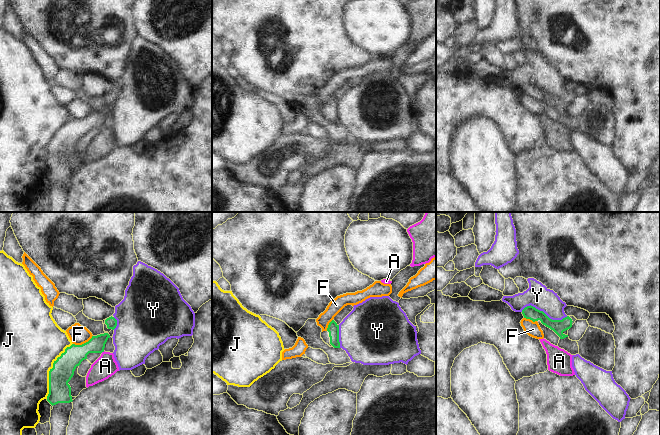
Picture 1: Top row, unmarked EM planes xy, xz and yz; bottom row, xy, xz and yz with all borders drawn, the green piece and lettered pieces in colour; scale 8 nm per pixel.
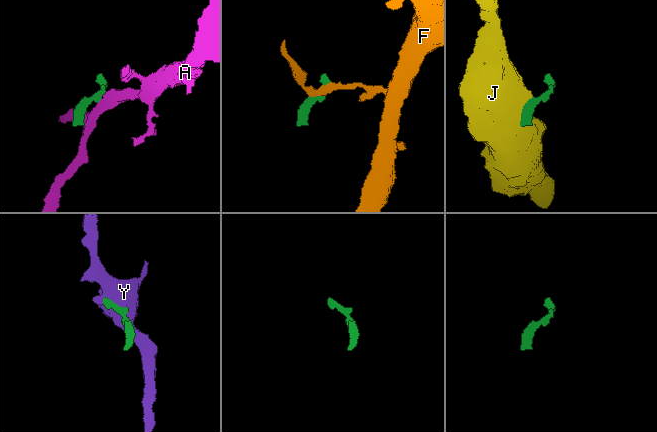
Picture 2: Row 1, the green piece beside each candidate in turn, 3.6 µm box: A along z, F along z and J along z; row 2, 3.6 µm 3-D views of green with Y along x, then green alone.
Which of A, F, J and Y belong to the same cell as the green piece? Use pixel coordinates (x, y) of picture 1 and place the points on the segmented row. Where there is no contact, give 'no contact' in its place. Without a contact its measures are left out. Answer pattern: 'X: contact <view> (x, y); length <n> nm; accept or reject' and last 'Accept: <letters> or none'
A: contact xy (102, 351); length 30 nm; reject
F: contact xy (84, 343); length 180 nm; reject
J: contact xy (50, 370); length 500 nm; reject
Y: contact yz (543, 312); length 380 nm; reject
Accept: none

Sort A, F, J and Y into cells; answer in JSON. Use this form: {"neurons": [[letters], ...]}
{"neurons": [["A"], ["F"], ["J"], ["Y"]]}

